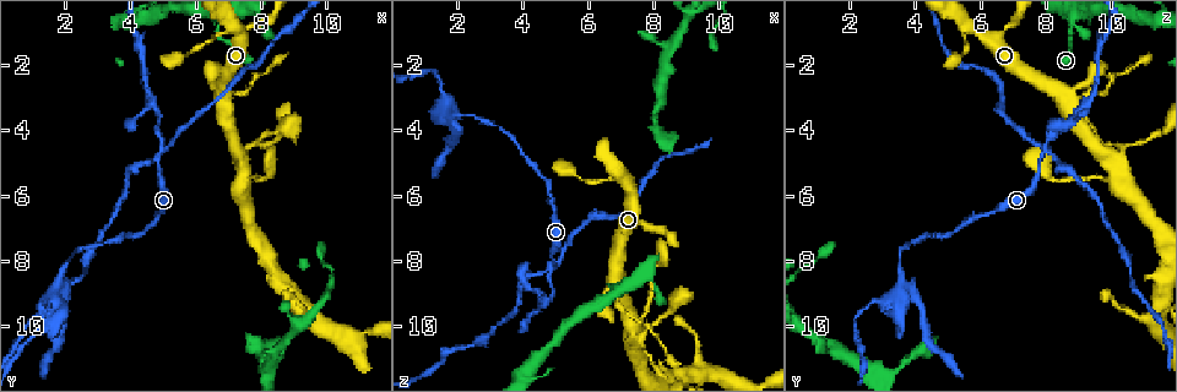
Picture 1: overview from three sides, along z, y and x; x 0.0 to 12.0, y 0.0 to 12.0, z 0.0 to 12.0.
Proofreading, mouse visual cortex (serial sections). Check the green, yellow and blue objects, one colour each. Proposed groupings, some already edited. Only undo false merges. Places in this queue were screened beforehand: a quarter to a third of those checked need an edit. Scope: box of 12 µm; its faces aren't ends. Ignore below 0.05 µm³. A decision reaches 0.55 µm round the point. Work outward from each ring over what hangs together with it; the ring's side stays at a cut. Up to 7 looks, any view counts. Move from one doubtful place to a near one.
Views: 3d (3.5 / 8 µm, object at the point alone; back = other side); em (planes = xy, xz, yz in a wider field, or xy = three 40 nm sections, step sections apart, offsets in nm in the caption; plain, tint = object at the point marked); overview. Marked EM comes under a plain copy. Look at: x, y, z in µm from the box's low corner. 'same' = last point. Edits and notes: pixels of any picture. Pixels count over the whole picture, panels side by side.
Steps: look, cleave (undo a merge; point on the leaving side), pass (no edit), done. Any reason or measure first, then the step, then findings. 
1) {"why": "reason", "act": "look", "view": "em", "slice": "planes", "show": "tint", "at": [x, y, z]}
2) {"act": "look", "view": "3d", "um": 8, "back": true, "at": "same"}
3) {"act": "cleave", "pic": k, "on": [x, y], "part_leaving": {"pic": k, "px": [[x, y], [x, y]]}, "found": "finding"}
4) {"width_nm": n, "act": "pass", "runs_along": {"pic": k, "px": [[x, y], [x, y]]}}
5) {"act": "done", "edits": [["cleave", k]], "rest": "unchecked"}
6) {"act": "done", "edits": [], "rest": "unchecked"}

{"why": "abrupt turn", "act": "look", "view": "3d", "um": 8, "at": [5.0, 4.7, 8.1]}

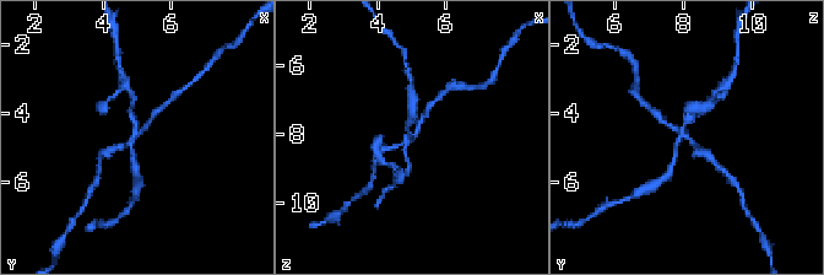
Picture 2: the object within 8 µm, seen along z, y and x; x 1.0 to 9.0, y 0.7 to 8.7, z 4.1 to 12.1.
{"arms": 4, "arm_widths_nm": [150, 150, 150, 200], "act": "look", "view": "em", "slice": "planes", "show": "tint", "at": [5.0, 4.7, 8.0]}

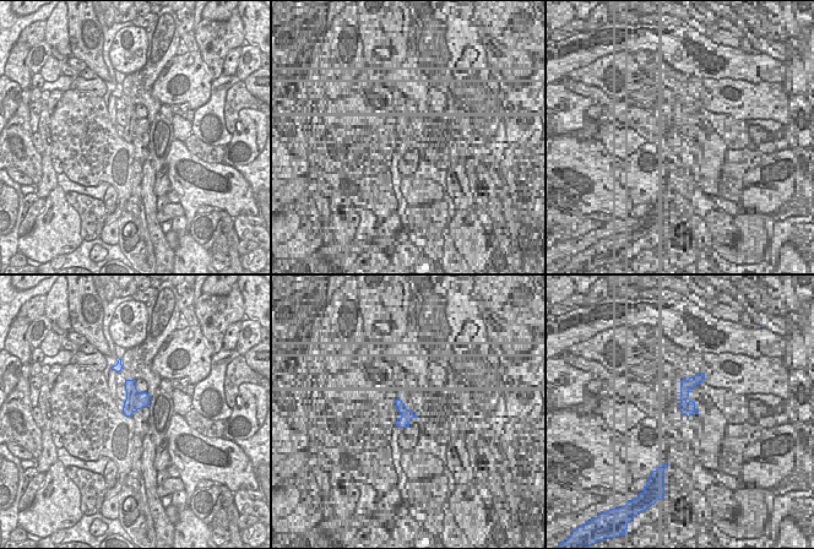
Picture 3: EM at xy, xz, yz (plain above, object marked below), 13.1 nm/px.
{"width_nm": 260, "act": "cleave", "pic": 2, "on": [662, 119], "found": "two cells meet here"}

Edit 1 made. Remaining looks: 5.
{"why": "thin neck", "act": "look", "view": "3d", "um": 3.5, "at": [4.6, 3.1, 9.3]}

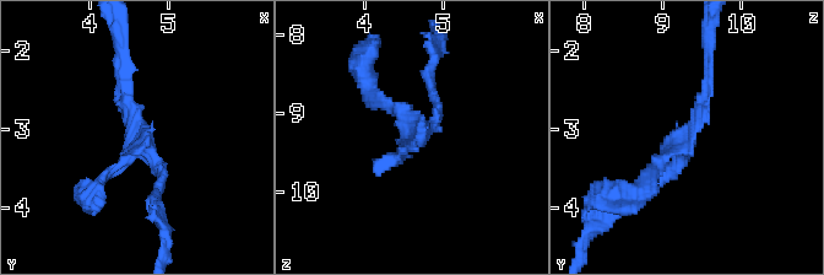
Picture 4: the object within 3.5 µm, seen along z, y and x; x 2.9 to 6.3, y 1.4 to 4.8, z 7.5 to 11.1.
{"why": "need the tissue", "act": "look", "view": "em", "slice": "xy", "step": 1, "show": "tint", "at": [4.70, 3.20, 9.25]}

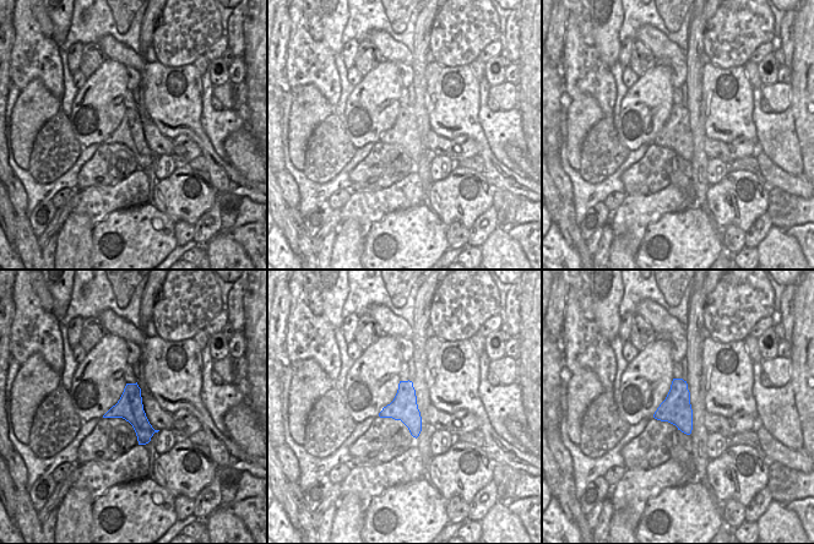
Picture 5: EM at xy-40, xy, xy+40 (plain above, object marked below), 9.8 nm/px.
{"why": "another direction", "act": "look", "view": "em", "slice": "planes", "show": "tint", "at": "same"}

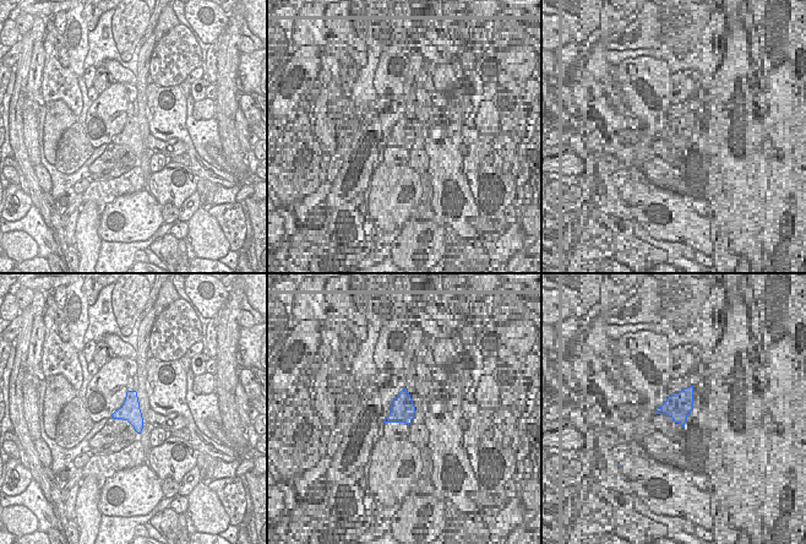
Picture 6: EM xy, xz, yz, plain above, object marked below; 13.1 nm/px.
{"arm_widths_nm": [150, 150, 150], "act": "pass", "runs_along": {"pic": 4, "px": [[633, 197], [683, 156], [708, 73]]}, "found": "continuous, no second cell"}

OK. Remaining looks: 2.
{"why": "thin neck", "act": "look", "view": "3d", "um": 8, "at": [6.9, 2.9, 8.6]}

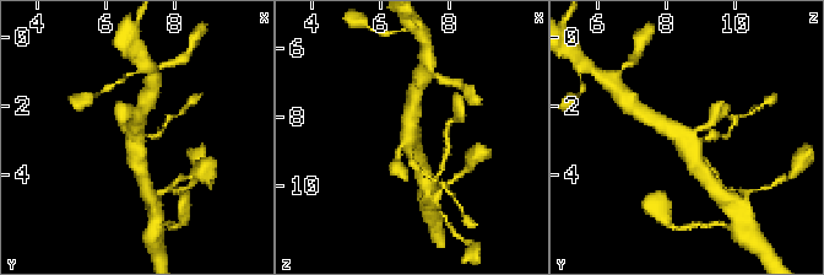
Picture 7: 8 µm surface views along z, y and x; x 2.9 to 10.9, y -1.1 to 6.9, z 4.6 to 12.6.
{"arms": 4, "arm_widths_nm": [200, 250, 450, 450], "act": "look", "view": "em", "slice": "xy", "step": 5, "show": "tint", "at": [6.8, 3.0, 8.7]}

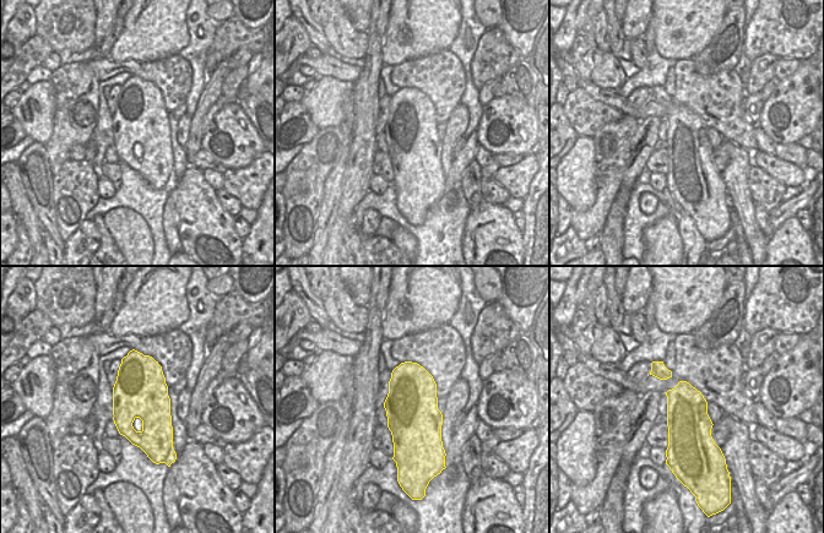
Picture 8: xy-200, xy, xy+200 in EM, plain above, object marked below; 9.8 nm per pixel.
{"act": "pass", "runs_along": {"pic": 7, "px": [[659, 120], [686, 135], [700, 172]]}, "found": "one cell here"}

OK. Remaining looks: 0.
{"act": "done", "edits": [["cleave", 2]], "rest": "unchecked"}

